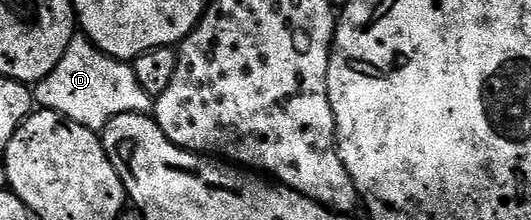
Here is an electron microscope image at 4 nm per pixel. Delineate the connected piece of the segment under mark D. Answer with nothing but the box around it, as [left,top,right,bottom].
[34,33,154,133]

